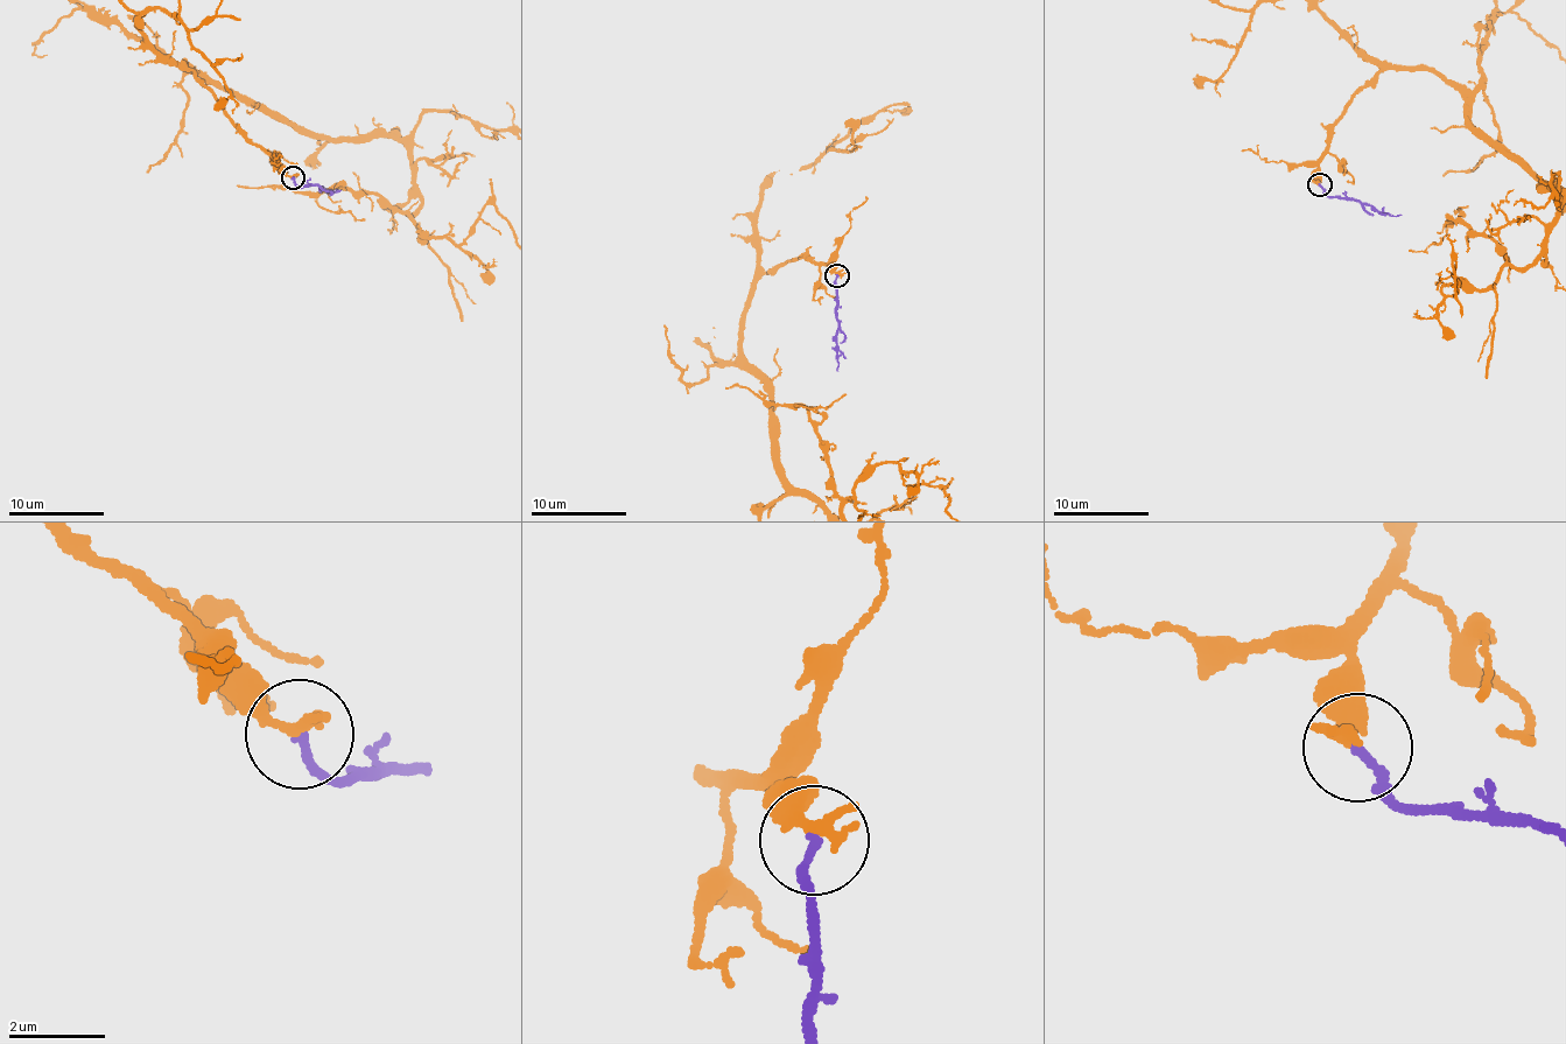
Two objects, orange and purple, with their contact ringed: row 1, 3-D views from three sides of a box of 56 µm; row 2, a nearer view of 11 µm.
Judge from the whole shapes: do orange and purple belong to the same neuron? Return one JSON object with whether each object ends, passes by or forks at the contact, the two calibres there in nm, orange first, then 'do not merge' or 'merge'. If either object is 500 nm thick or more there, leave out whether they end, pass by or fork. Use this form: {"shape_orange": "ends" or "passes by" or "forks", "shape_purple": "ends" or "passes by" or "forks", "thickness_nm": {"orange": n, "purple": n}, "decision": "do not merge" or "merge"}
{"shape_orange": "ends", "shape_purple": "ends", "thickness_nm": {"orange": 300, "purple": 170}, "decision": "merge"}

